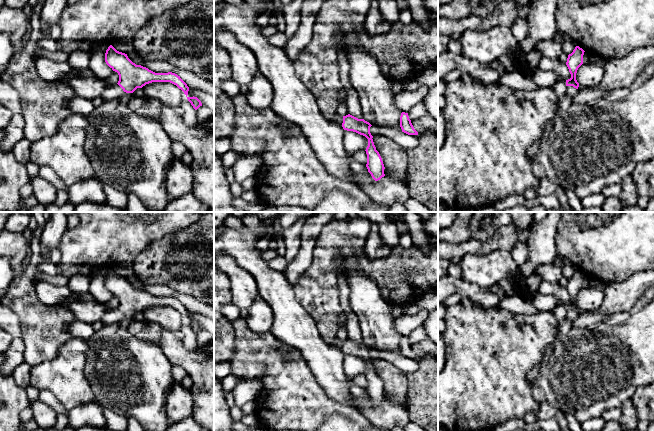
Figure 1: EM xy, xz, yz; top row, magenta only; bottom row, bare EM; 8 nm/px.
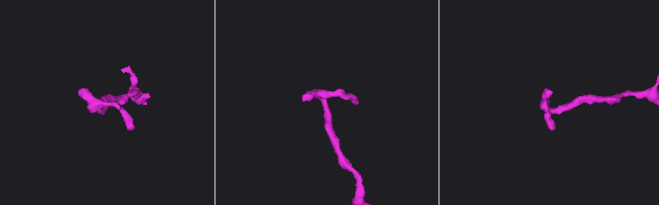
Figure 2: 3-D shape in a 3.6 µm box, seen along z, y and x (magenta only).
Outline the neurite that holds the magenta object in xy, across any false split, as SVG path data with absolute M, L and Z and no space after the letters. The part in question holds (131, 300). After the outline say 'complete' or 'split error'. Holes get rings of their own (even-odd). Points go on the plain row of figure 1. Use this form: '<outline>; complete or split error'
M112 269L105 277L106 288L119 299L117 308L105 312L101 319L104 325L113 324L122 320L124 316L133 317L137 312L142 312L152 306L170 306L188 319L189 311L175 297L155 297L146 291L136 289L127 278L117 275Z; split error

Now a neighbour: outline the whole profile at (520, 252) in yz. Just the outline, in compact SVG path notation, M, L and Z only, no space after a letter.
M518 241L511 250L511 254L518 267L521 267L529 260L529 247L526 243Z

